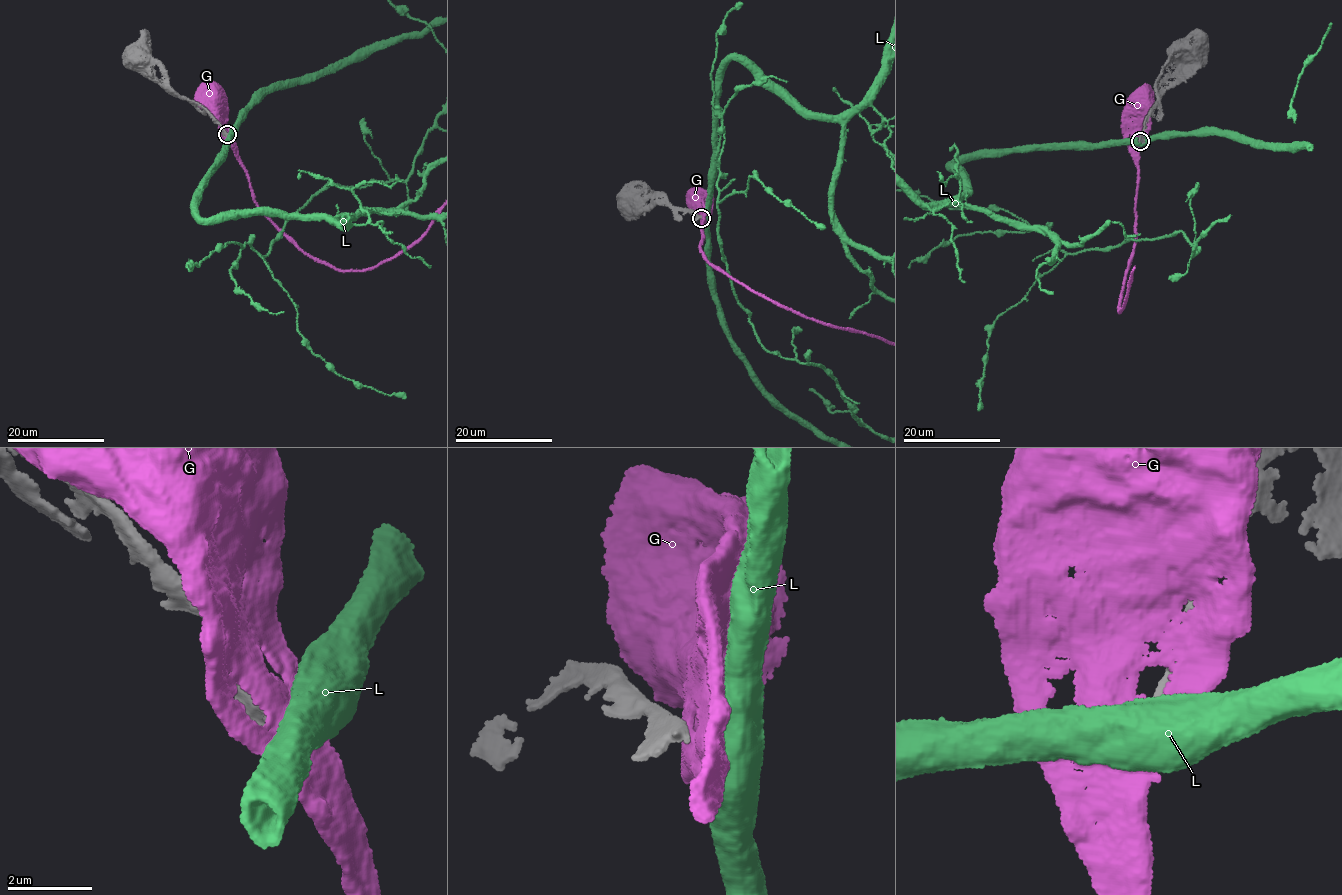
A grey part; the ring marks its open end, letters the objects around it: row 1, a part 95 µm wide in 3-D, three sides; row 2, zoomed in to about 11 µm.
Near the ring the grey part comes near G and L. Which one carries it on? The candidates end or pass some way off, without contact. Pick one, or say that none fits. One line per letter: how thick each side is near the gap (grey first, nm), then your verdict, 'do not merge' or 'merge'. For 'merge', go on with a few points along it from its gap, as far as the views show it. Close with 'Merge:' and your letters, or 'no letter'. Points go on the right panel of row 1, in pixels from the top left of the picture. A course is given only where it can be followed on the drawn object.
G: 400/440 nm | do not merge
L: 400/900 nm | do not merge
Merge: no letter

